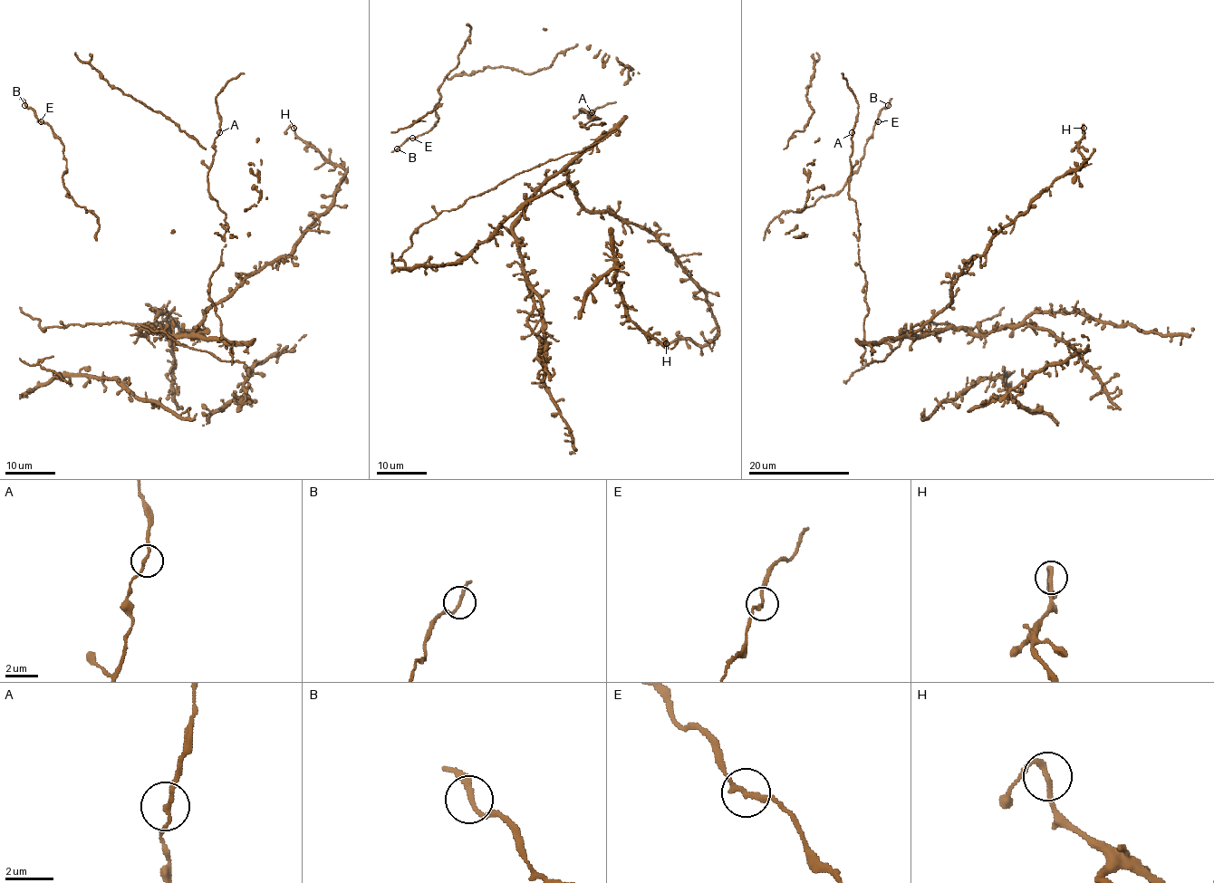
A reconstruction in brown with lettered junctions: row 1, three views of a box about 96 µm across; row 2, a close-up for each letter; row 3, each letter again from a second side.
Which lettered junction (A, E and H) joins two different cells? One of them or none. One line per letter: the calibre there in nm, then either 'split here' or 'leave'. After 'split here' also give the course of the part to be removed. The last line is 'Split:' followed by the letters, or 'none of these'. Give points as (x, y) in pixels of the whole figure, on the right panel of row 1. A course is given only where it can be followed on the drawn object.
A: 170 nm thick; leave
E: 200 nm thick; leave
H: 200 nm thick; leave
Split: none of these

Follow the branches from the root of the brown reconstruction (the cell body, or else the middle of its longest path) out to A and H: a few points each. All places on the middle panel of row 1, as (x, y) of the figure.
A: (595, 139), (602, 132), (604, 123), (580, 127), (599, 119), (589, 116), (582, 108), (579, 110), (592, 112)
H: (595, 139), (566, 168), (575, 197), (646, 227), (715, 320), (717, 334), (702, 346), (666, 343)

